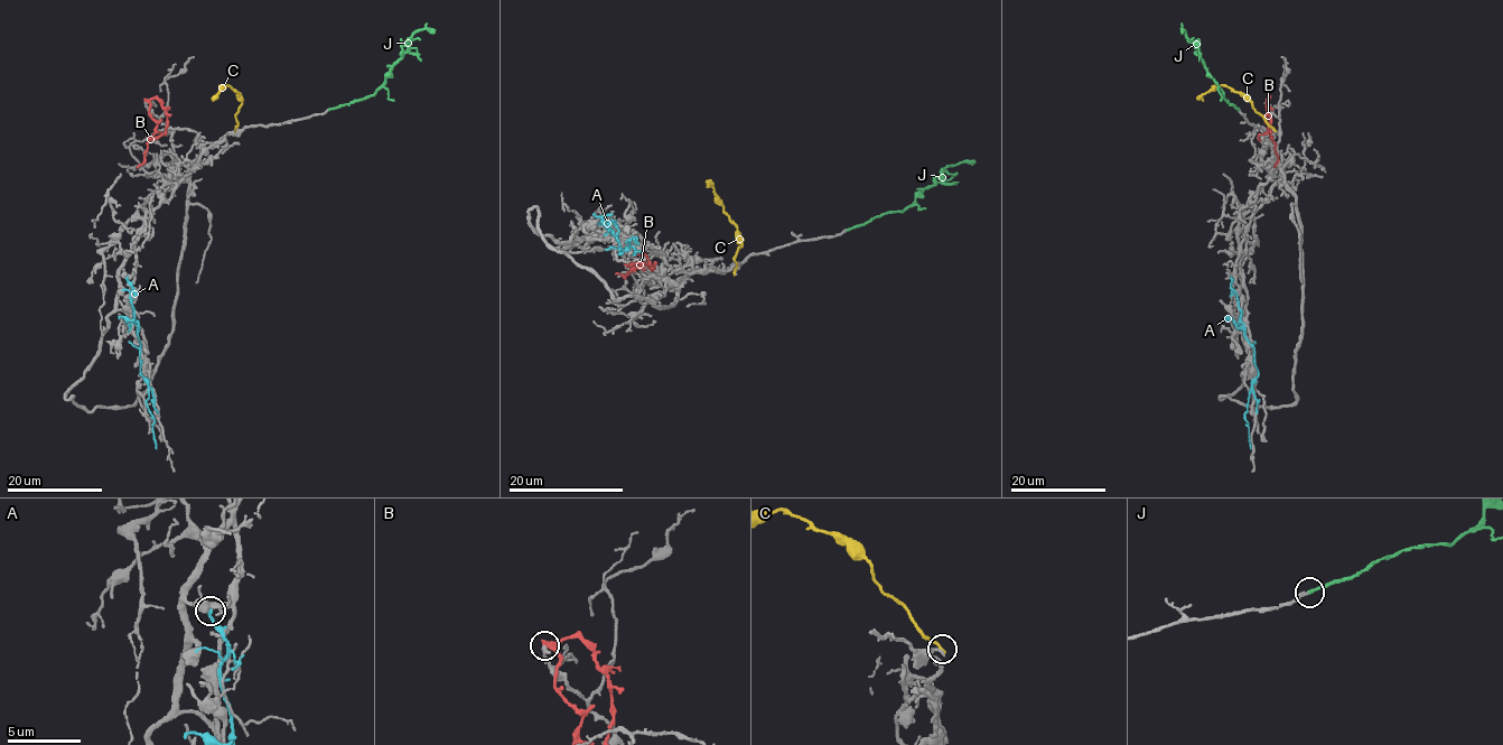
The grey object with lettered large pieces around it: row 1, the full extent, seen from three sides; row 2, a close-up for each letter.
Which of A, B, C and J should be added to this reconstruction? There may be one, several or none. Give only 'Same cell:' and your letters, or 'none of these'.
Same cell: J

